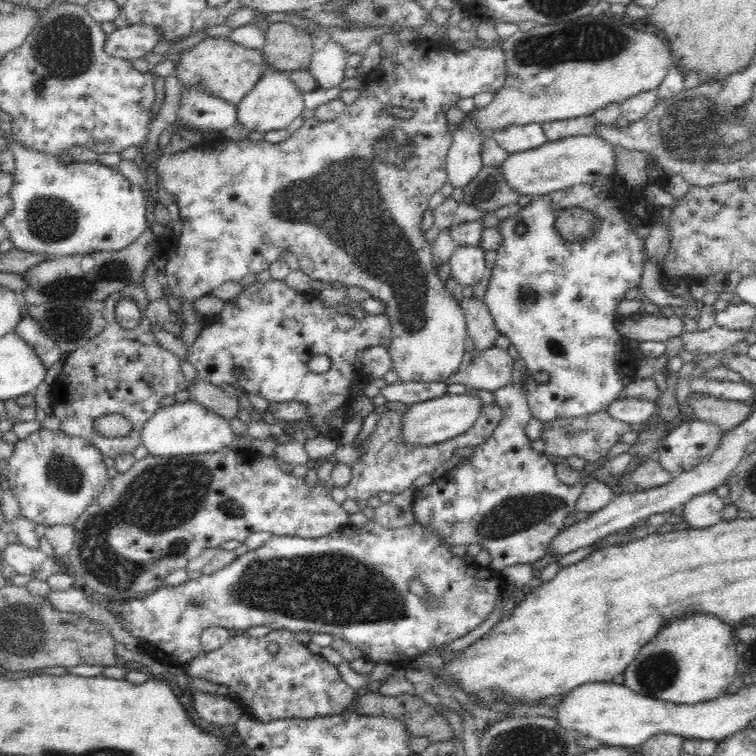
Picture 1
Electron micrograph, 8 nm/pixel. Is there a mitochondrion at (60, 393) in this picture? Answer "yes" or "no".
no

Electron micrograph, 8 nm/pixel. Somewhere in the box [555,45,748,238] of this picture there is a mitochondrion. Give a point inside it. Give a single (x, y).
(696, 130)

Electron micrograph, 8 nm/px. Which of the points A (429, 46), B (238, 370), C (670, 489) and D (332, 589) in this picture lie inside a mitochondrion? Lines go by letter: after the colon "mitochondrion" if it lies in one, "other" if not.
A: other
B: other
C: other
D: mitochondrion

